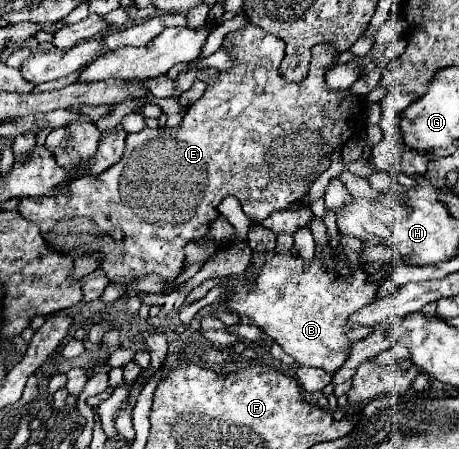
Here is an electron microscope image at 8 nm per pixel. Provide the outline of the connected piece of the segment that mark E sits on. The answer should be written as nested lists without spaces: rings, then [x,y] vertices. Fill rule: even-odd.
[[[251,22],[229,32],[223,40],[223,48],[231,56],[231,70],[219,72],[217,78],[207,82],[207,90],[187,108],[179,128],[143,128],[141,132],[129,134],[121,162],[103,174],[73,180],[73,184],[67,184],[69,190],[59,196],[23,198],[19,202],[17,210],[21,216],[39,224],[43,238],[53,250],[63,252],[73,260],[97,252],[103,262],[101,270],[105,270],[113,284],[127,284],[145,274],[175,280],[187,264],[185,246],[207,238],[209,226],[219,216],[215,206],[219,206],[223,198],[233,194],[241,202],[249,220],[259,224],[273,212],[287,210],[293,202],[301,200],[309,192],[313,180],[327,170],[329,156],[357,136],[357,130],[363,130],[365,102],[357,98],[353,100],[349,90],[331,90],[323,80],[323,72],[337,66],[339,52],[333,44],[323,42],[313,48],[311,70],[301,84],[291,84],[277,72],[277,66],[285,56],[285,42]],[[111,228],[121,228],[125,232],[123,242],[117,244],[107,236]]]

